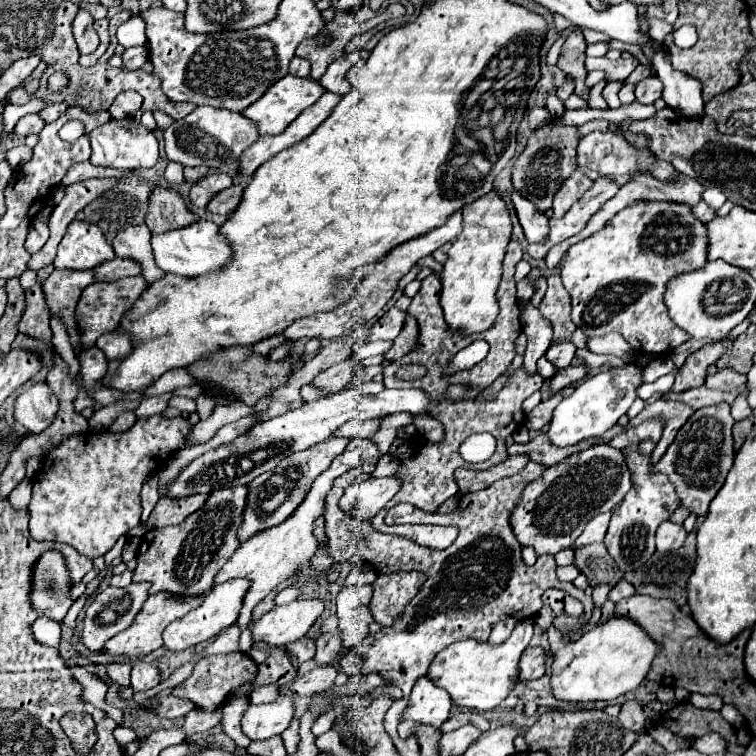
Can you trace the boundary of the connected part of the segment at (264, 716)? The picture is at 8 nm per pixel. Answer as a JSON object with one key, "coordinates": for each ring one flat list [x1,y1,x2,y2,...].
{"coordinates":[[280,693,276,701,250,705,242,717,242,731,254,739,268,739,280,735,294,717,294,697,290,693]]}

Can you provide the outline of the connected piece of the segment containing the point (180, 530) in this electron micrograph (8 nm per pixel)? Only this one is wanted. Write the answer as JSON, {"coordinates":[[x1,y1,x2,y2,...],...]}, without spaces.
{"coordinates":[[248,485,216,489,206,499,204,507,188,515,184,523,150,529,142,535,138,549,138,567,134,569,134,581,150,581,150,593,168,591,176,595,200,595,212,583,220,567,232,557,240,541,236,539,248,501]]}

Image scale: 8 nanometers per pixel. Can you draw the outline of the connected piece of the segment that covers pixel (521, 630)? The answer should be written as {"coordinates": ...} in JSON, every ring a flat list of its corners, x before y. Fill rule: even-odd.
{"coordinates":[[522,619,514,627,512,635,500,645,492,645,490,641,476,641,476,639,456,641,444,651,440,651,440,655,436,655,436,659,430,665,428,677,438,687,446,689,452,701,460,707,470,707,480,711,494,709,510,695,510,691,518,683,520,655,528,647,530,639,532,639,532,619]]}

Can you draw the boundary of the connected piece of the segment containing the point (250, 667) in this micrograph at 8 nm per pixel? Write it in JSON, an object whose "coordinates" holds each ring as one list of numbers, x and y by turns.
{"coordinates":[[226,653,226,655,206,655,206,657,200,657,198,663,194,665,192,669,192,675,188,679,184,679,180,685,174,687,172,695,176,697,184,697,184,699,190,699,194,701,200,709,216,709,220,707,226,697,238,687,242,685,244,681,252,679,258,671,258,665,252,661,250,655,246,653]]}

